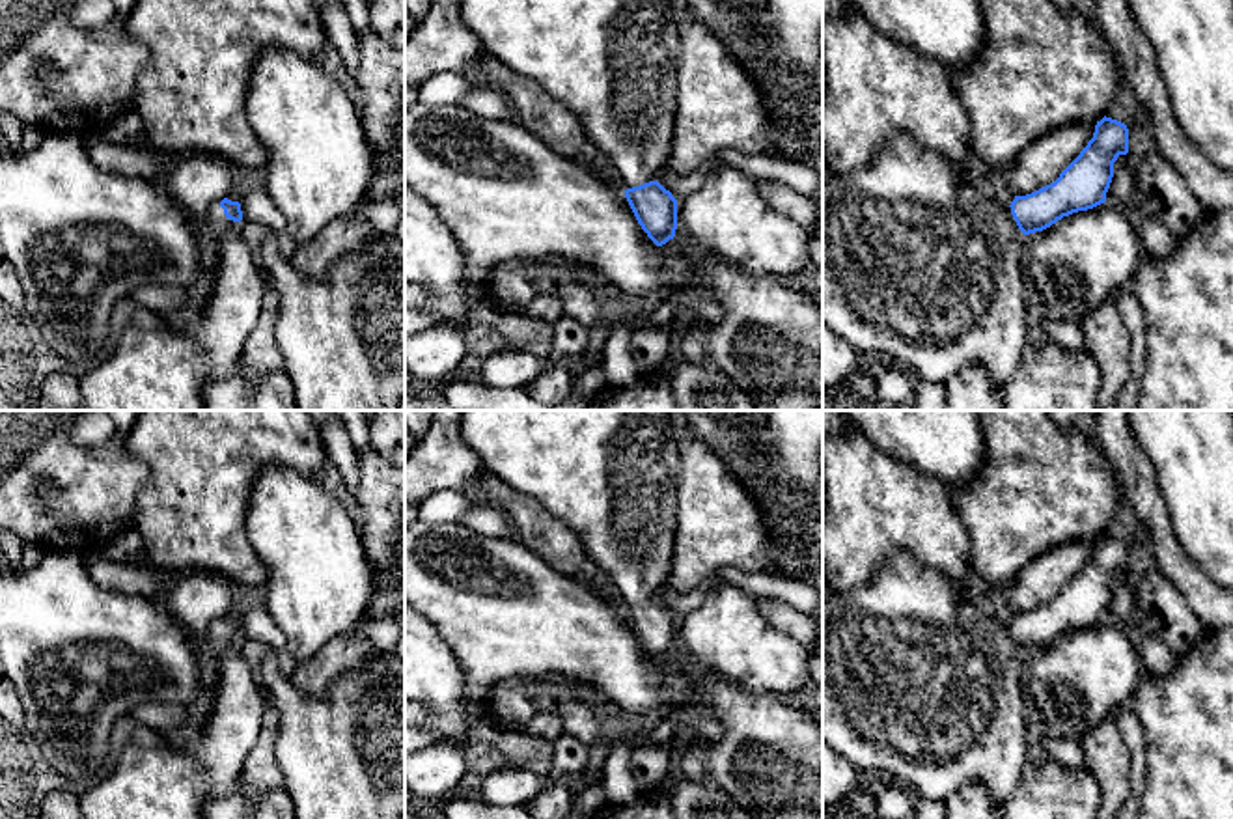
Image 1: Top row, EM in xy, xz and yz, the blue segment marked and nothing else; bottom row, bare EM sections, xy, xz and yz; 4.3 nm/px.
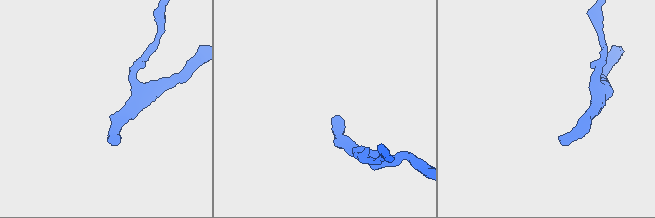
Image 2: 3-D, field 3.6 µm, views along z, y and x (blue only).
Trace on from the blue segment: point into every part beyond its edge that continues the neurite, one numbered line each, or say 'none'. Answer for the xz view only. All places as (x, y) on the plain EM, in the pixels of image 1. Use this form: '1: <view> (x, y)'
1: xz (610, 476)

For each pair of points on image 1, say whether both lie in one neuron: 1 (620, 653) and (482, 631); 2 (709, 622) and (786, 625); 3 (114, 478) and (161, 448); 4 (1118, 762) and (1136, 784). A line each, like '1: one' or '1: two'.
1: one
2: two
3: two
4: two

